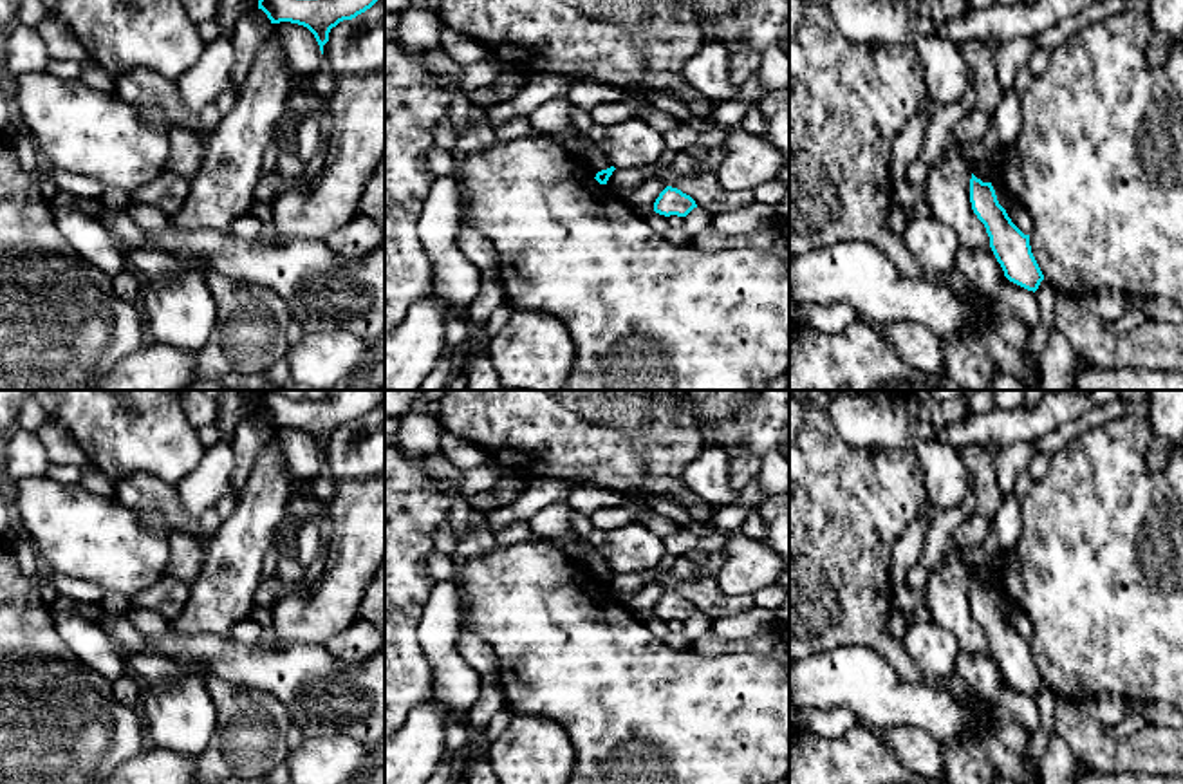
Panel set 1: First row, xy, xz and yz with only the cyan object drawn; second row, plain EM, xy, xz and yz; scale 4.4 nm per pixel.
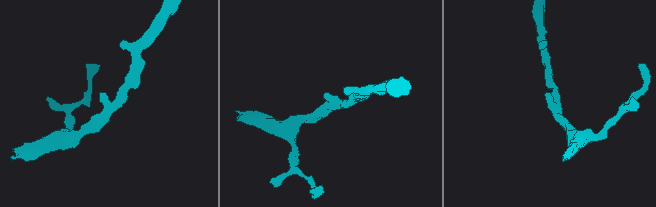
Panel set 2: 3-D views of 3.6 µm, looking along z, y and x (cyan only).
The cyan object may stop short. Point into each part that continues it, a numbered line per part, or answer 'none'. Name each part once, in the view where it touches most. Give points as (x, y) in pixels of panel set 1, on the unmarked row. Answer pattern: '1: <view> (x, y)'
1: xz (591, 559)

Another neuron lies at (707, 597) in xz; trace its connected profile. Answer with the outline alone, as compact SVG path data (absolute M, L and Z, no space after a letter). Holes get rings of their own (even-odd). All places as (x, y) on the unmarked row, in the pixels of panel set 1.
M659 571L657 576L666 591L690 600L697 611L712 620L741 616L753 605L750 598L724 594L717 585L715 576L692 582L679 580L672 571Z

